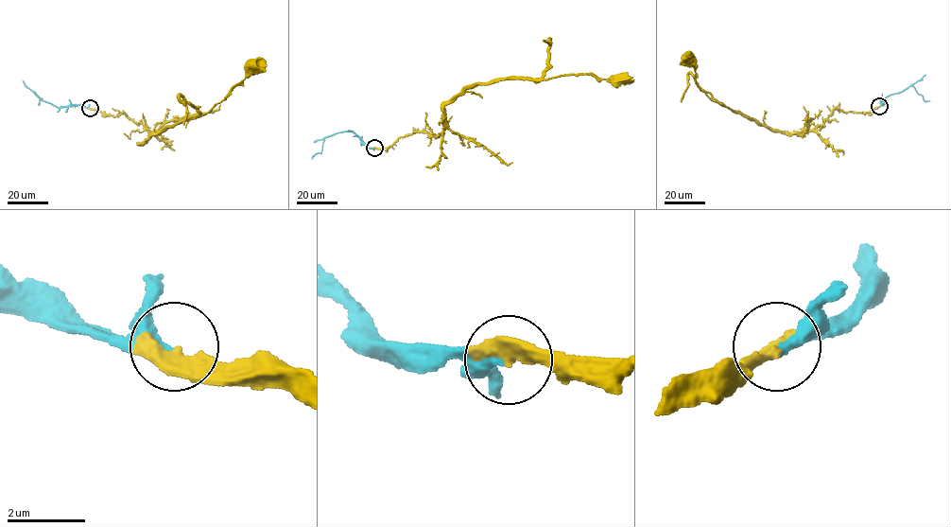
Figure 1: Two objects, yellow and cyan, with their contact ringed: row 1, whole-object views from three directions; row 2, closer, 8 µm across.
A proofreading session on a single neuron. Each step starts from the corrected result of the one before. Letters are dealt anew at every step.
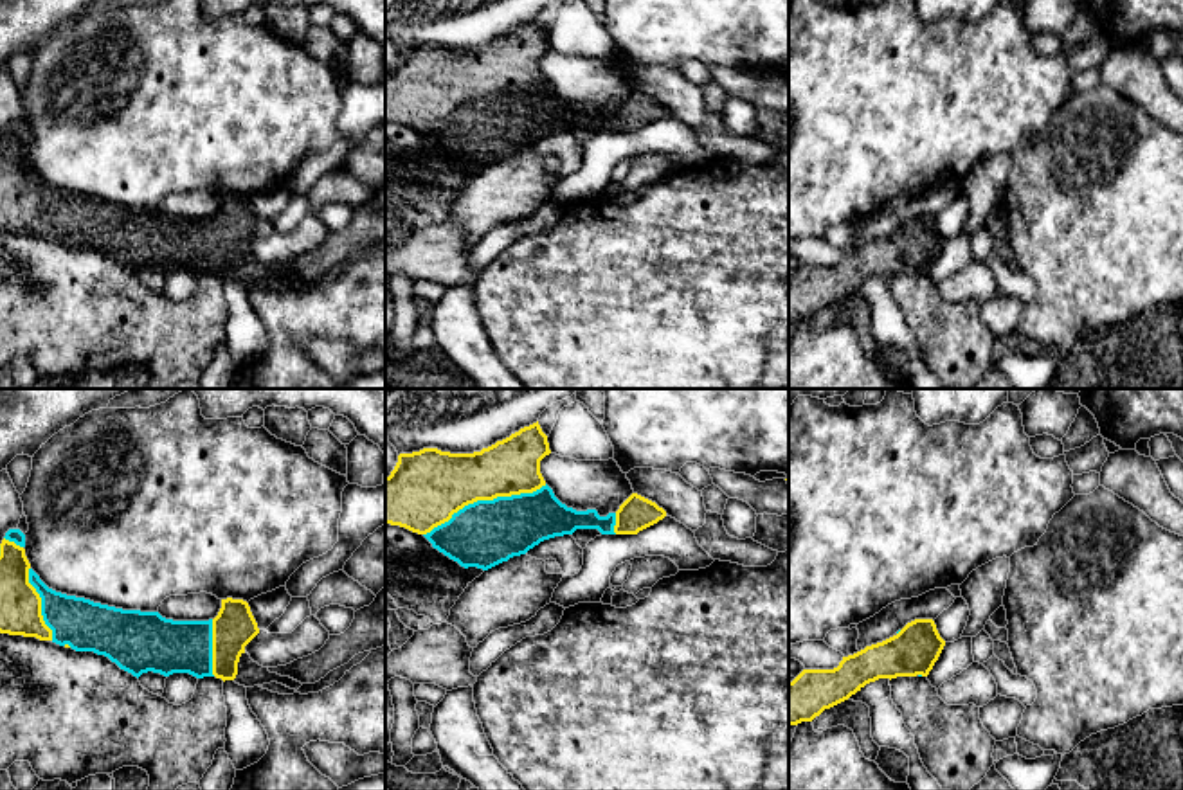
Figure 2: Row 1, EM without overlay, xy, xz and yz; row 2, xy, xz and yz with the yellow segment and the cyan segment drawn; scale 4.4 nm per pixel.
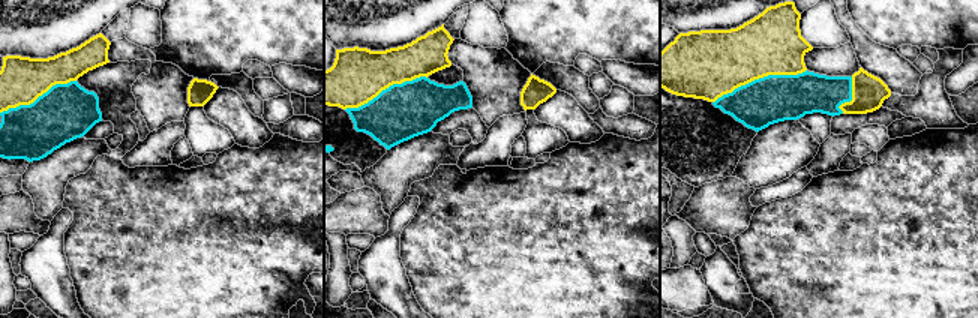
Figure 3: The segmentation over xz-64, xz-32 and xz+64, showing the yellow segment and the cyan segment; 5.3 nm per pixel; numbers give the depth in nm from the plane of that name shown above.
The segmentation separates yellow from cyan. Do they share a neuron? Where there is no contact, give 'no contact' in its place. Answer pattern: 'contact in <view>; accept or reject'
contact in xz; accept

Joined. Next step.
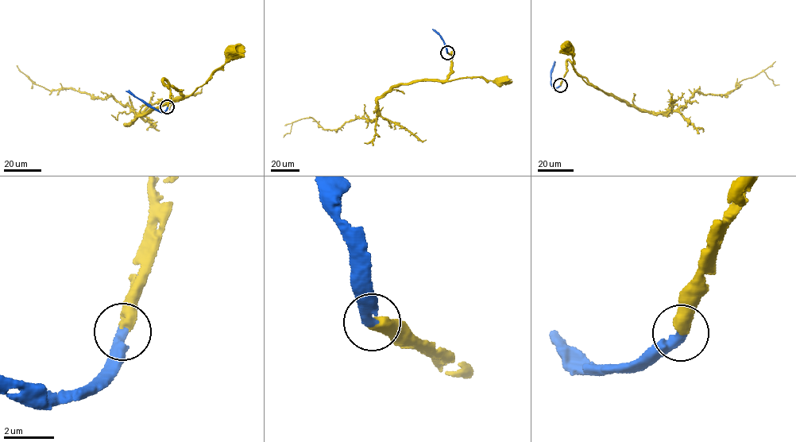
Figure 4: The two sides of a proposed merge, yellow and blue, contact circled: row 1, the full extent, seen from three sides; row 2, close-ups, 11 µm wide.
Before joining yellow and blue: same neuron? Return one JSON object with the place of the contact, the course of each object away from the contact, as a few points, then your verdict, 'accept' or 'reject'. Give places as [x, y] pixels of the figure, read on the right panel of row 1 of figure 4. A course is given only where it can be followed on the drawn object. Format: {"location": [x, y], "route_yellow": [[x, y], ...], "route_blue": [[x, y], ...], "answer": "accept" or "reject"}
{"location": [560, 85], "route_yellow": [[560, 85], [568, 60], [592, 85], [587, 84], [574, 70], [569, 46]], "route_blue": [[560, 85], [554, 87], [550, 82], [554, 61]], "answer": "accept"}

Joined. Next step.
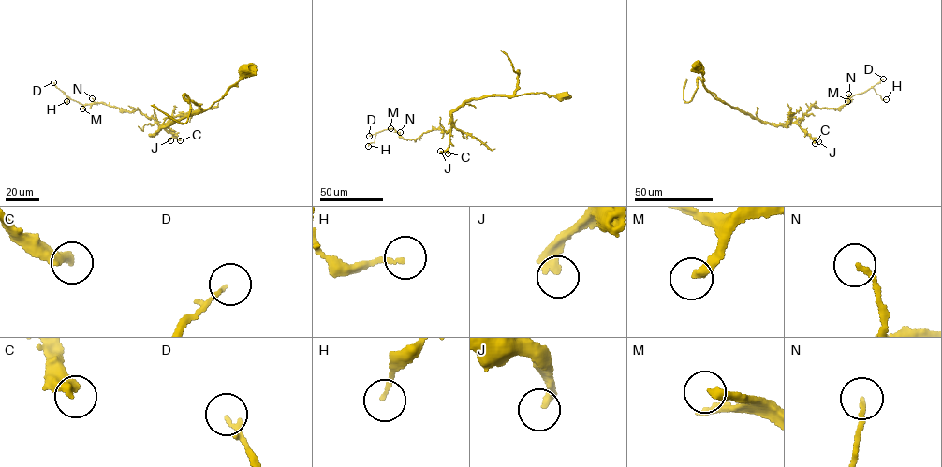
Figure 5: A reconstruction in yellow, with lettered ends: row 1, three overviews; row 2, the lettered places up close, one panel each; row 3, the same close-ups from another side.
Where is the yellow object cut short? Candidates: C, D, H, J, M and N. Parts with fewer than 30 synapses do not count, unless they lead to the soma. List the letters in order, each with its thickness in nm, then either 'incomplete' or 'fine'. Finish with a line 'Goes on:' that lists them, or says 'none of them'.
C: 400 nm thick; incomplete
D: 140 nm thick; fine
H: 120 nm thick; fine
J: 340 nm thick; incomplete
M: 280 nm thick; fine
N: 150 nm thick; fine
Goes on: C, J

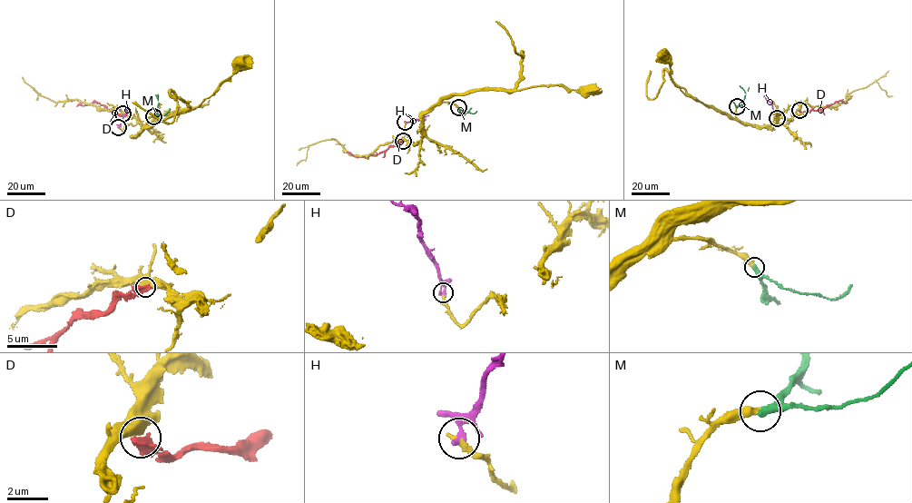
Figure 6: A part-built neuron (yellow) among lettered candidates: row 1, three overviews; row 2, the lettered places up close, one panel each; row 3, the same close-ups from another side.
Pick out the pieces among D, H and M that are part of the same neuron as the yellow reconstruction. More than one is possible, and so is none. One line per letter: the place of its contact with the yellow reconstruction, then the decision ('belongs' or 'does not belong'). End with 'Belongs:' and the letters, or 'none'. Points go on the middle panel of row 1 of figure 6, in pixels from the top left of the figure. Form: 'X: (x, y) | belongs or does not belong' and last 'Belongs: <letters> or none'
D: (403, 141) | does not belong
H: (405, 122) | does not belong
M: (458, 107) | belongs
Belongs: M

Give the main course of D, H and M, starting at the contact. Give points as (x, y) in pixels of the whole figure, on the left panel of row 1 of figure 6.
D: (122, 113), (112, 113), (93, 102), (76, 106)
H: (119, 127), (126, 112), (126, 105)
M: (153, 116), (158, 112), (158, 94)

